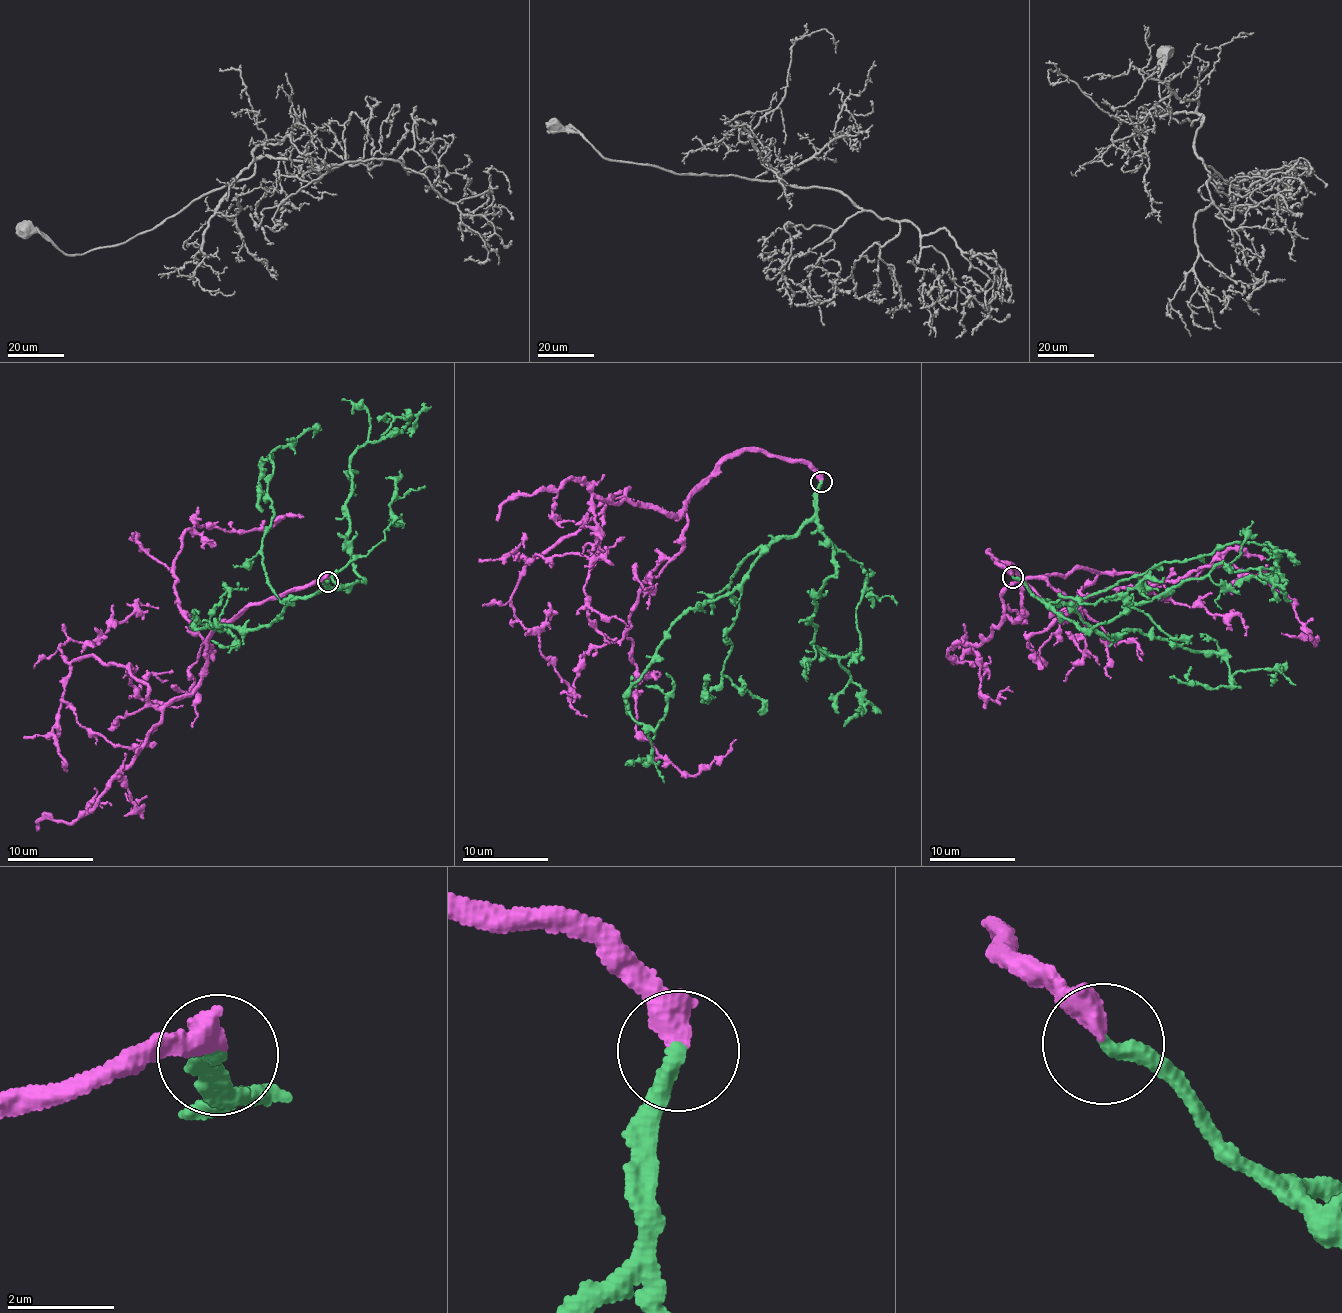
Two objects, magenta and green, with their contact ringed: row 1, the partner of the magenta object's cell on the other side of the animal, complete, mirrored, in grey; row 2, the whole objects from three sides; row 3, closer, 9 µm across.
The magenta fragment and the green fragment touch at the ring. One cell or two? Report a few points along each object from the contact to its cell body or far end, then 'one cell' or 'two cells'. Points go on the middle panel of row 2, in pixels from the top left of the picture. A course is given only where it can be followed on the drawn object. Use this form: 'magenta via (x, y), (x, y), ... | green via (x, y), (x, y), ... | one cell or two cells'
magenta via (821, 480), (804, 463), (751, 451), (728, 458), (682, 514), (620, 491), (526, 565), (514, 615), (586, 714) | green via (820, 481), (814, 512), (794, 534), (776, 538), (736, 587), (671, 627), (626, 700), (652, 756), (625, 765) | one cell

